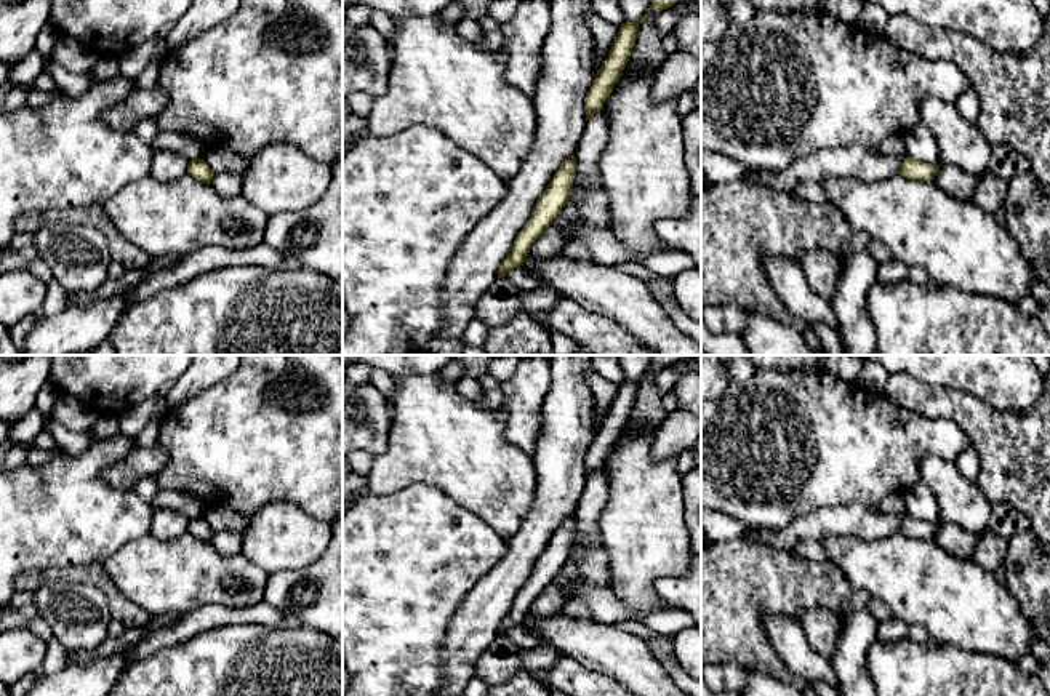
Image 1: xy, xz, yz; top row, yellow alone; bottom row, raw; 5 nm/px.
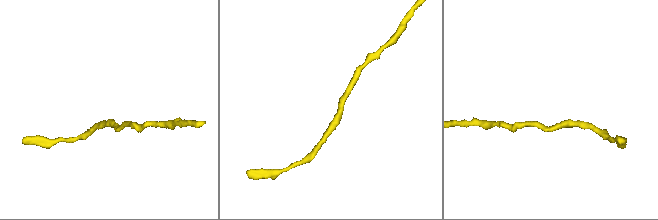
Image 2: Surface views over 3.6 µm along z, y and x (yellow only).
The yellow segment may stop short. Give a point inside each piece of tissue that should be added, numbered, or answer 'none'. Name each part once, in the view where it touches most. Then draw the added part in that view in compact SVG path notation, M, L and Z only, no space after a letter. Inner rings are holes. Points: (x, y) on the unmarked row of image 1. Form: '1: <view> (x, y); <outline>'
none

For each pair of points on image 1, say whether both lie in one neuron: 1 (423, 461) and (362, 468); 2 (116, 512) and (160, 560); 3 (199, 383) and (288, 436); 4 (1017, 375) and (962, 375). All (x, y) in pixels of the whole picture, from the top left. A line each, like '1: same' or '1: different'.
1: different
2: different
3: different
4: same

